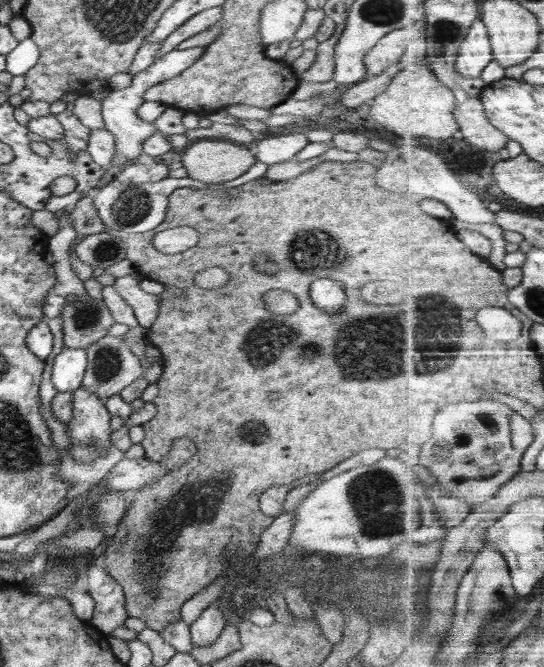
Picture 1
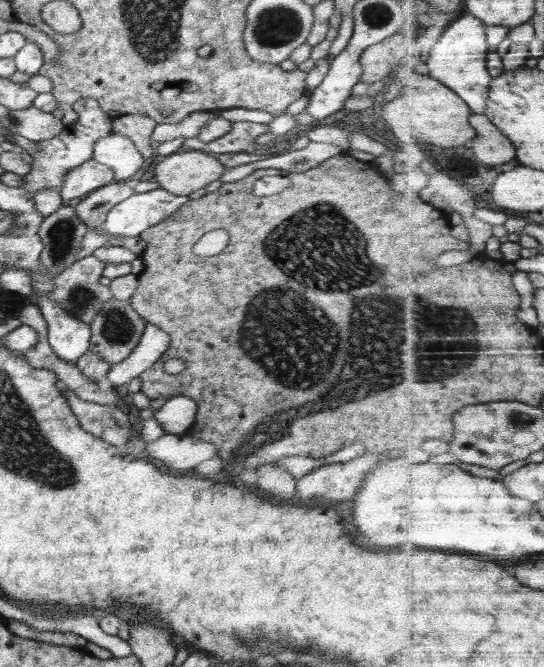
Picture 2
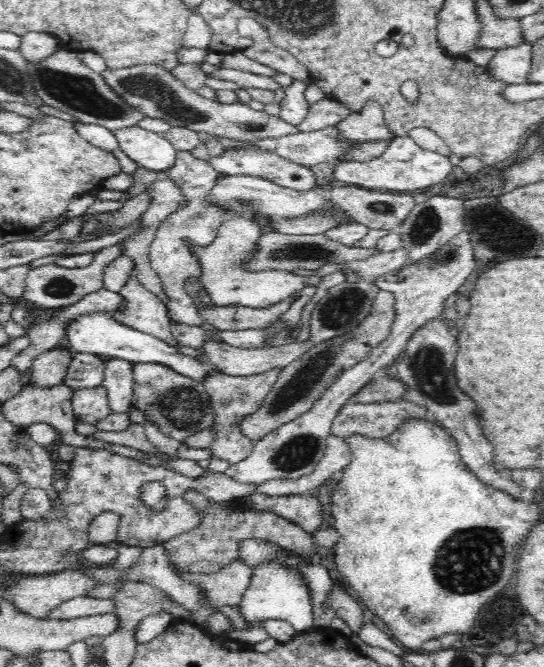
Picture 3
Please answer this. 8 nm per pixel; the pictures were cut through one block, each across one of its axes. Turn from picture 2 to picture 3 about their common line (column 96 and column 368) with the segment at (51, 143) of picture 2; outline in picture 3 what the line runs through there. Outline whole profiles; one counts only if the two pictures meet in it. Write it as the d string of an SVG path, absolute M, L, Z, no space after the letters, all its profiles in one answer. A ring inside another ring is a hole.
M368 100L360 112L351 112L346 120L336 125L340 141L352 141L352 143L385 141L393 136L386 126L380 103L375 100Z

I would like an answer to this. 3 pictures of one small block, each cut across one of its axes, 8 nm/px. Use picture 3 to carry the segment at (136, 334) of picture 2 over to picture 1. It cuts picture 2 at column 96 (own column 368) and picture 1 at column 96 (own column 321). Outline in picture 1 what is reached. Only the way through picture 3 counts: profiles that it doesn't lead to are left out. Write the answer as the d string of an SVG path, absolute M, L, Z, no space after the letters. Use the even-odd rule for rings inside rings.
M106 335L85 350L87 353L87 367L81 386L84 386L86 392L96 394L98 398L105 400L110 398L110 396L114 396L114 394L119 394L123 388L132 384L136 378L144 376L148 384L158 381L164 371L163 358L159 355L158 362L145 366L143 362L130 352L129 347L123 341L124 335Z

